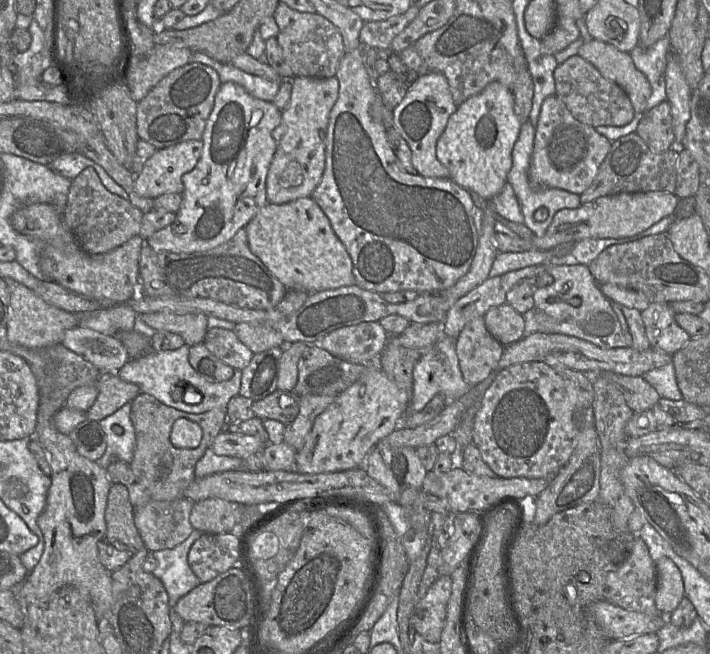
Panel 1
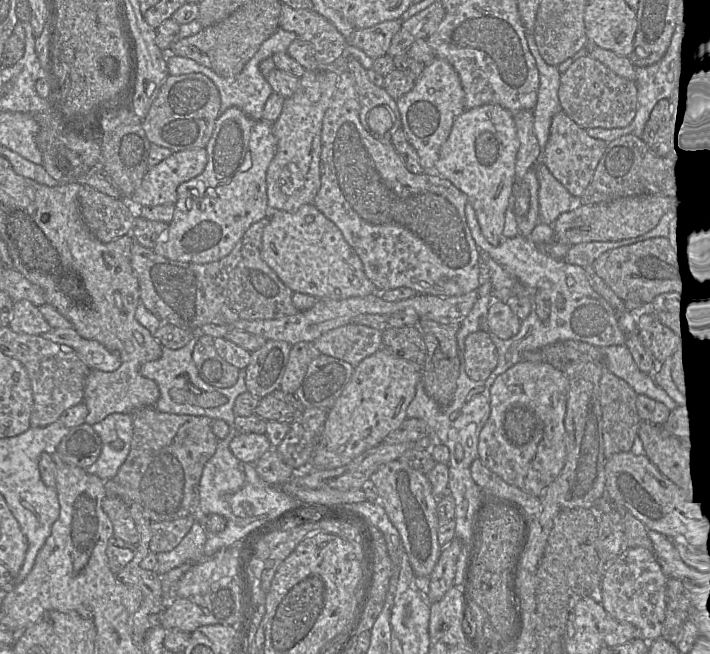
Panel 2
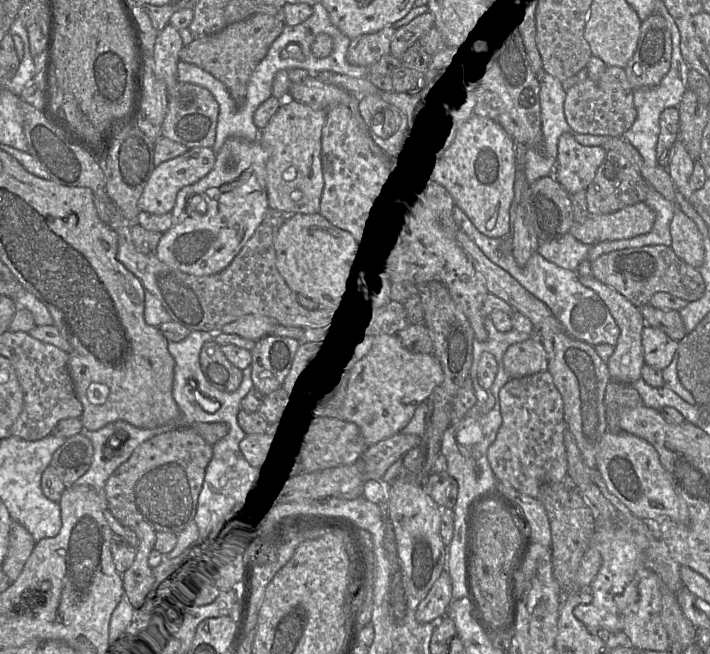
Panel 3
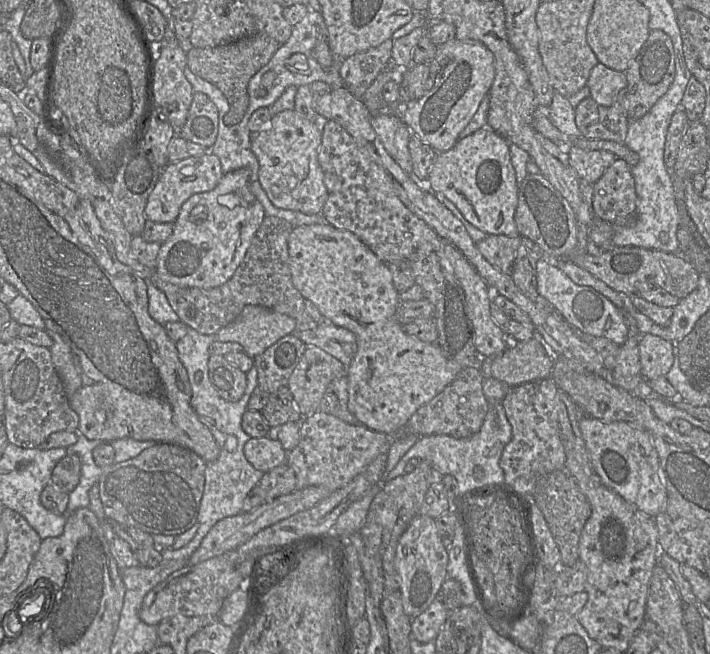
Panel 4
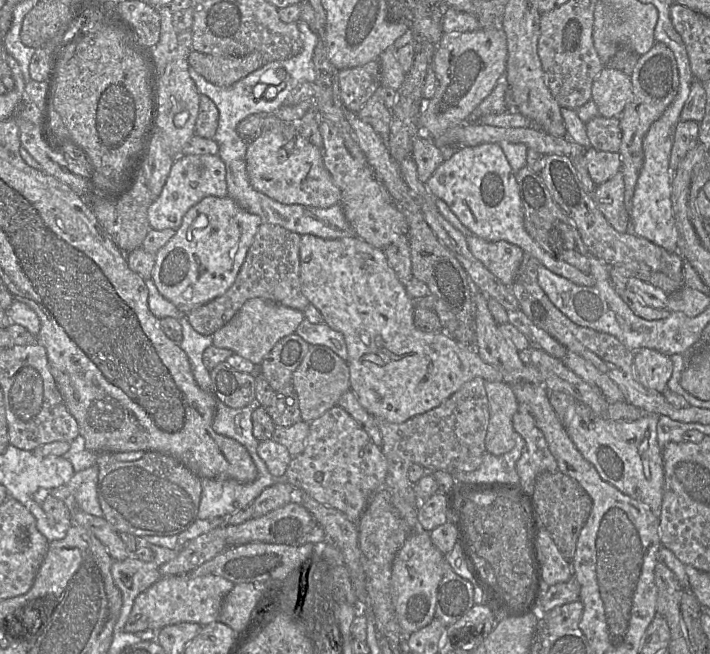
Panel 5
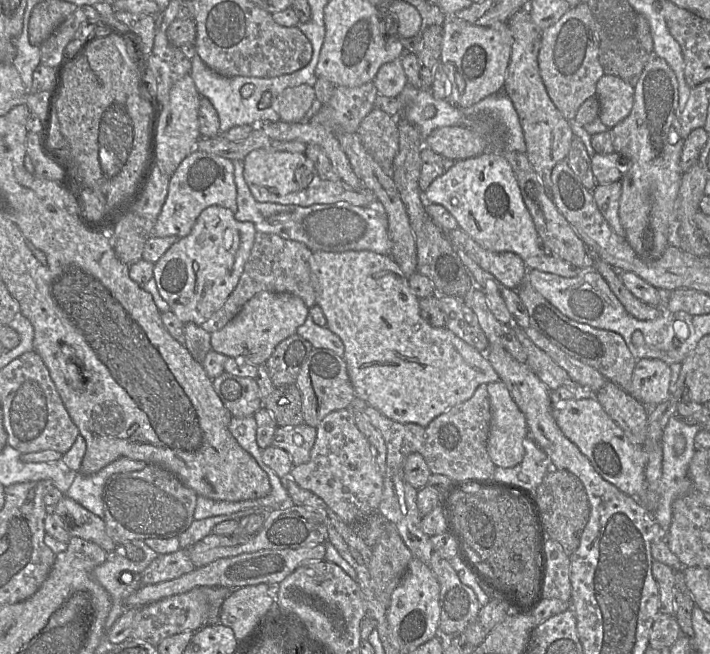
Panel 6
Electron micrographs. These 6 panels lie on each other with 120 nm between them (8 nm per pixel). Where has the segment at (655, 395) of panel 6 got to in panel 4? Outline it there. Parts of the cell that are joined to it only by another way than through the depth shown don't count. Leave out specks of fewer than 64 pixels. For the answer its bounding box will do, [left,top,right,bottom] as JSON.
[639,334,674,381]

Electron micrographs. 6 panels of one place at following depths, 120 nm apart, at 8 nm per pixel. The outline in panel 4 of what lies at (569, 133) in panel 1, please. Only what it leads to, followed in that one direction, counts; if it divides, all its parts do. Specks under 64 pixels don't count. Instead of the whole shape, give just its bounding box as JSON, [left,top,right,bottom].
[568,146,617,184]

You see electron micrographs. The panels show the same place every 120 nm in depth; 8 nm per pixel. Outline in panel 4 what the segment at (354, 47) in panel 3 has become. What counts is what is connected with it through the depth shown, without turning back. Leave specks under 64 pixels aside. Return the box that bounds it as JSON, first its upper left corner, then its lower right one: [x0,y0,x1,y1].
[339,39,392,99]

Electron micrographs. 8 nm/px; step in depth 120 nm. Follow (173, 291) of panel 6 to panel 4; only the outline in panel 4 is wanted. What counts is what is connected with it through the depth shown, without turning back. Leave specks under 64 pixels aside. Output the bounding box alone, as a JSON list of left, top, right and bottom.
[158,170,264,289]

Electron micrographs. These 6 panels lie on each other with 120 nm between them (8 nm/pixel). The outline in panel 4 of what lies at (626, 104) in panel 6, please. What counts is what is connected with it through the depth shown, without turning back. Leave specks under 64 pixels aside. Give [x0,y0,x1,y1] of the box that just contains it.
[587,63,627,107]

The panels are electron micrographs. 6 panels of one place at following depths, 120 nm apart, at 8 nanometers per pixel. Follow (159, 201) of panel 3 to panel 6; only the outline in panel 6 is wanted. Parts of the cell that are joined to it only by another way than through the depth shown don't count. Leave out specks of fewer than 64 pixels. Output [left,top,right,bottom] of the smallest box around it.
[152,151,237,237]

